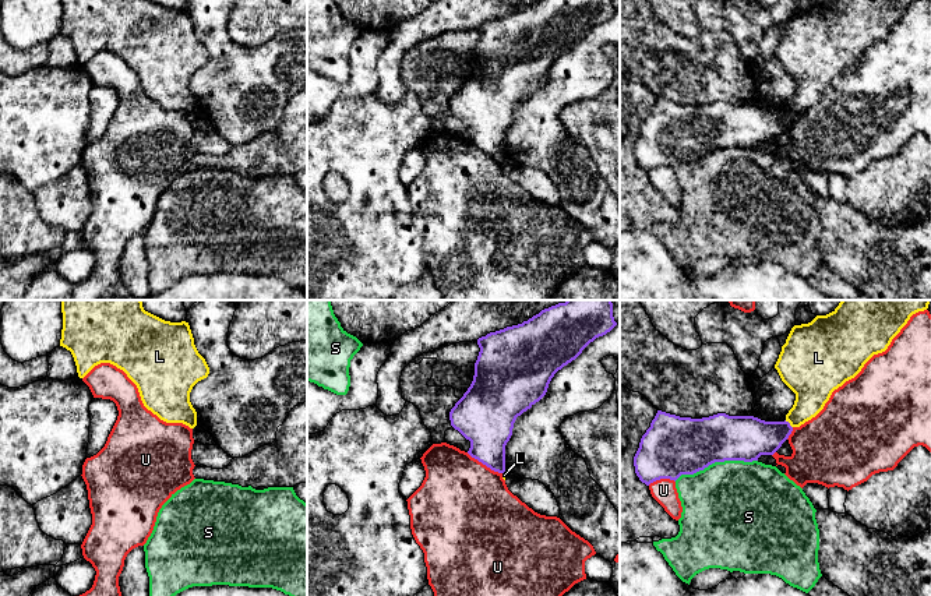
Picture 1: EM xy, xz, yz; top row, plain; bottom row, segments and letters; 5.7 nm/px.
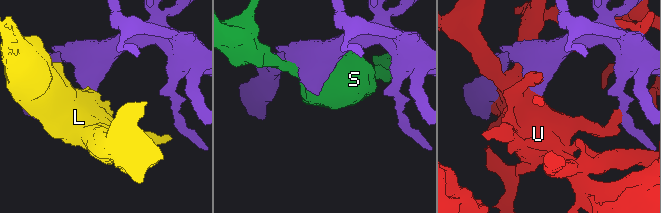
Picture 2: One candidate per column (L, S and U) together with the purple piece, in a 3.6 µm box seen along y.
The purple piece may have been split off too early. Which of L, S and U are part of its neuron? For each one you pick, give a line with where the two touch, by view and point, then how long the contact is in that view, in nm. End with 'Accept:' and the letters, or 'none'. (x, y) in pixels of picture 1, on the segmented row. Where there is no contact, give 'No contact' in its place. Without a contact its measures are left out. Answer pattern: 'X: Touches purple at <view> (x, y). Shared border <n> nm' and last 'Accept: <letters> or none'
Accept: none

